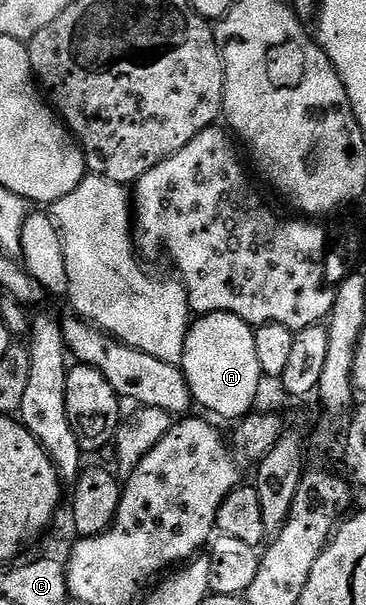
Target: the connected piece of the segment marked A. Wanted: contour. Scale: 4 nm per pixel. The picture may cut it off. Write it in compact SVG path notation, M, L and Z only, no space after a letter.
M205 314L189 325L182 369L192 393L192 401L197 407L205 406L210 413L217 414L220 418L232 418L231 420L239 420L253 413L255 406L252 405L260 394L260 382L262 383L258 348L254 348L255 339L255 329L233 314Z

